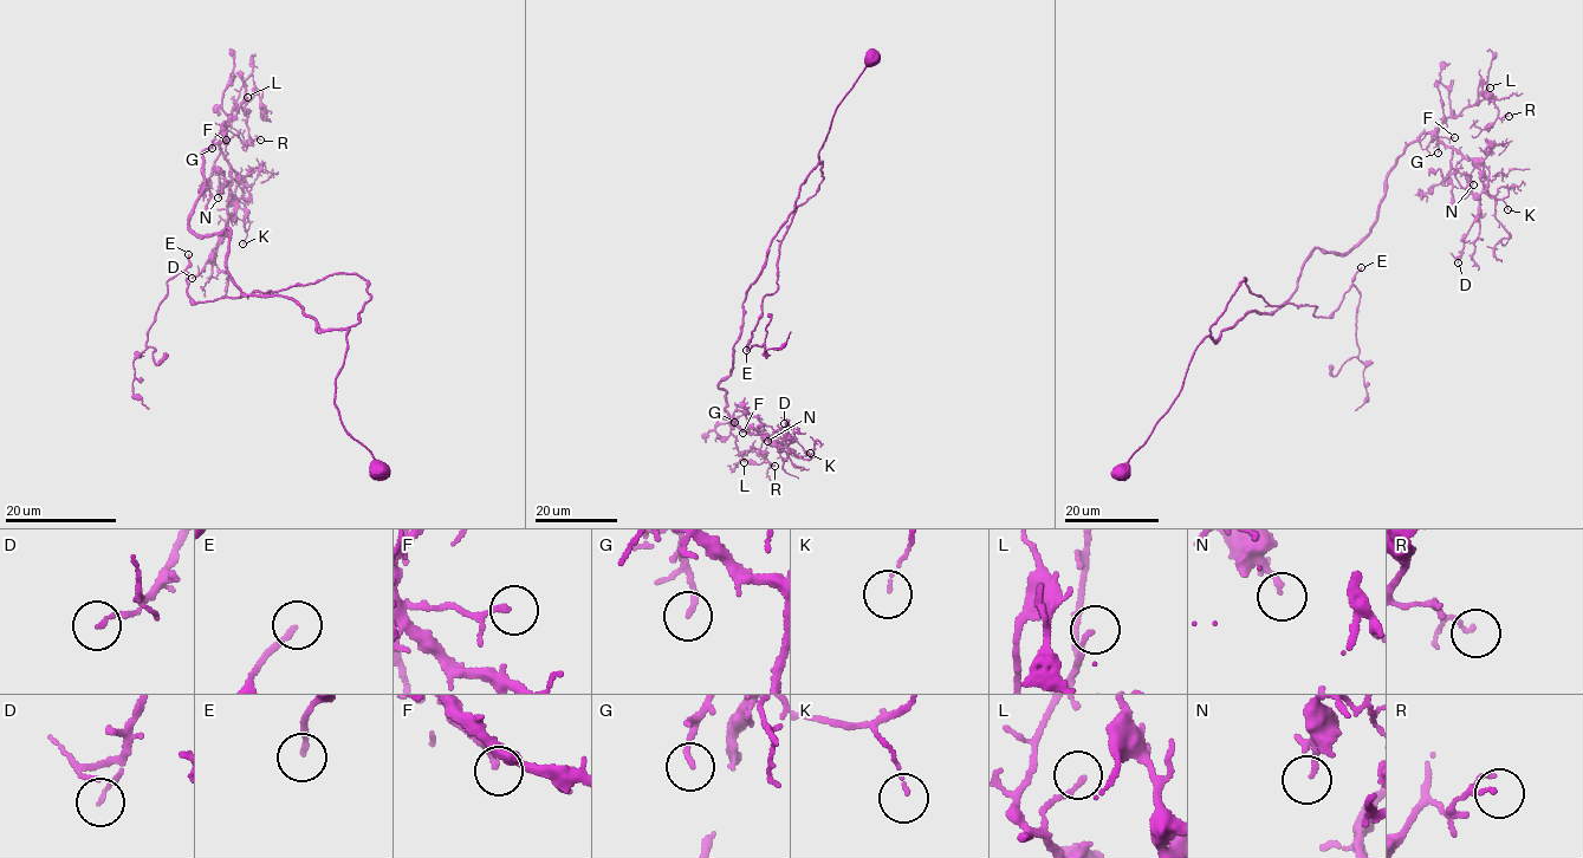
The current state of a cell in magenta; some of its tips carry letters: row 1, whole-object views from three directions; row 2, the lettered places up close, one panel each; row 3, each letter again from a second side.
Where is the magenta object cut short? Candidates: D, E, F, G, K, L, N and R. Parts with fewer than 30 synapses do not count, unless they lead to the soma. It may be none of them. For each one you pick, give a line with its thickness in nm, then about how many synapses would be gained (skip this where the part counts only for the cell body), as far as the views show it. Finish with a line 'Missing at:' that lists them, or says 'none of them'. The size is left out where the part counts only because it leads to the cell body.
F: 110 nm thick; about 40 synapses
Missing at: F

